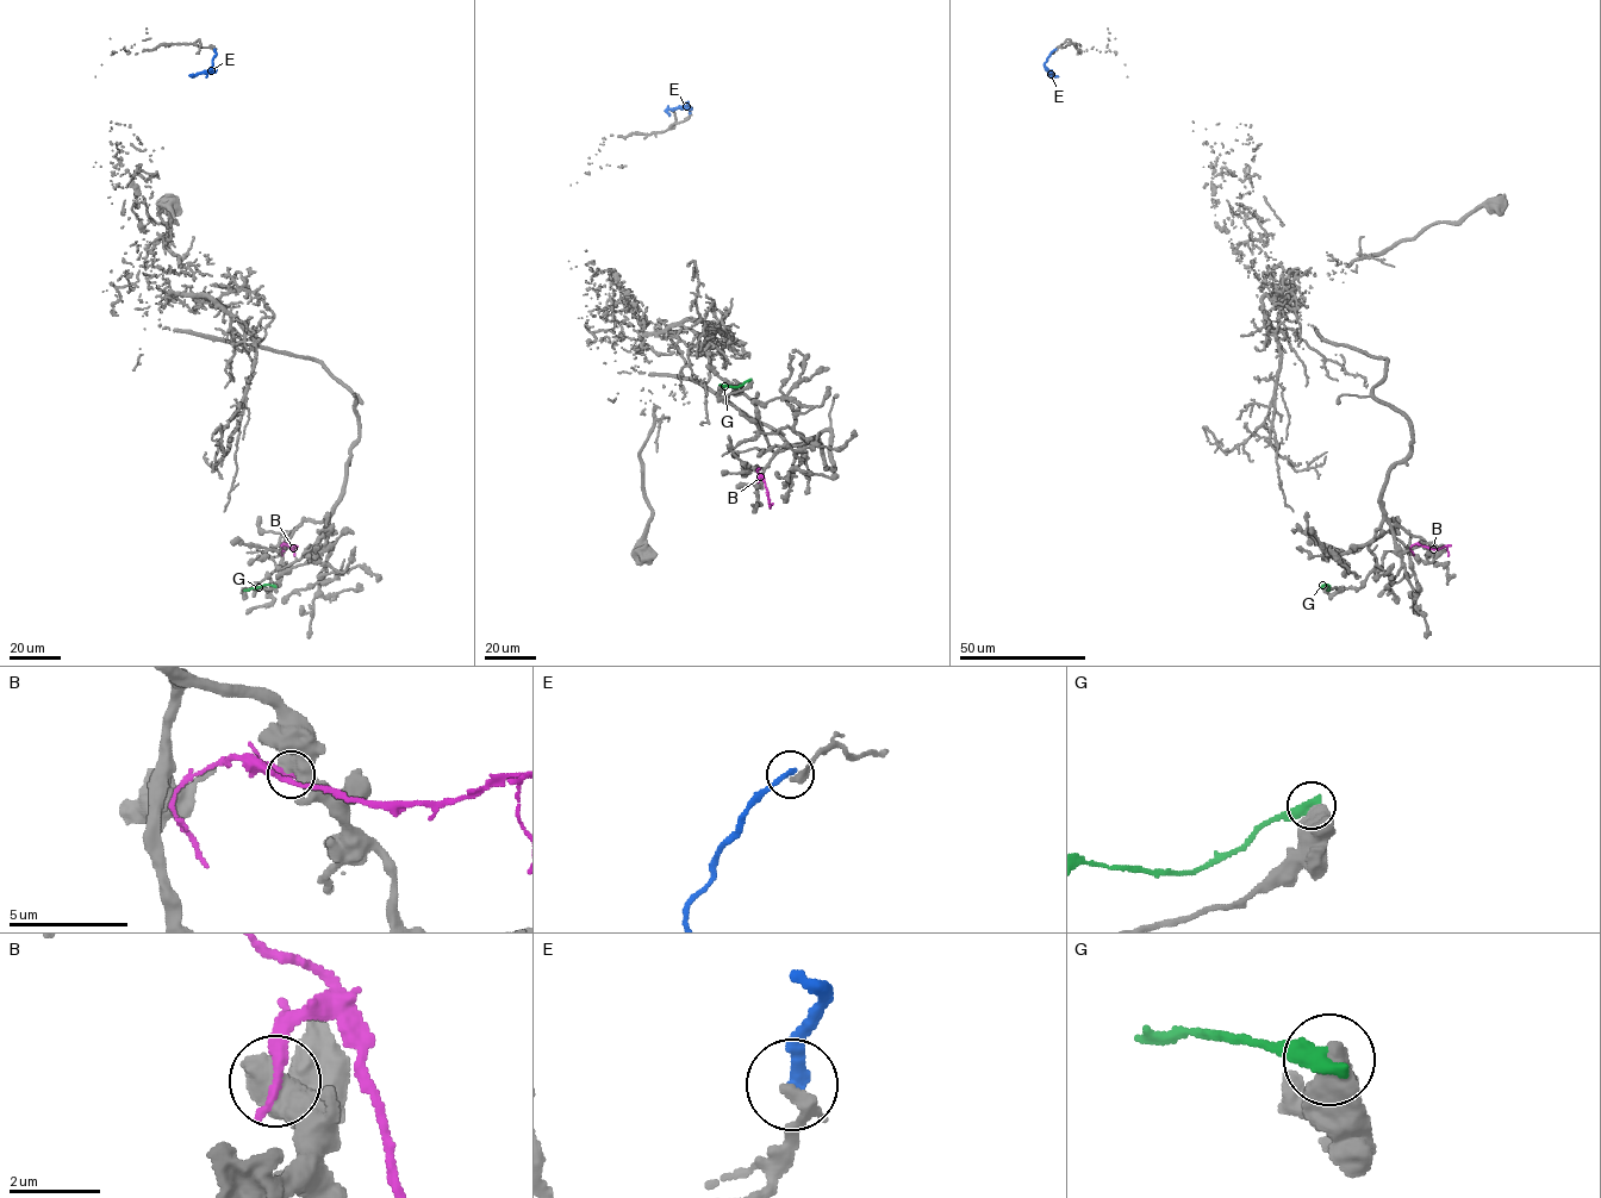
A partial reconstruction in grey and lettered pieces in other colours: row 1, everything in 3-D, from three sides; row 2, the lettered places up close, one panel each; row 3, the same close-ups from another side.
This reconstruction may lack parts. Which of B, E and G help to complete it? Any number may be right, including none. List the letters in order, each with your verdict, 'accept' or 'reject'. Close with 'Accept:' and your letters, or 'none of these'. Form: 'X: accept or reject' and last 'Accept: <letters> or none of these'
B: reject
E: reject
G: reject
Accept: none of these

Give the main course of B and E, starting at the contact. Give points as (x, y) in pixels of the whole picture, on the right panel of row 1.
B: (1422, 546), (1447, 546), (1447, 556)
E: (1056, 49), (1045, 67), (1058, 76)

